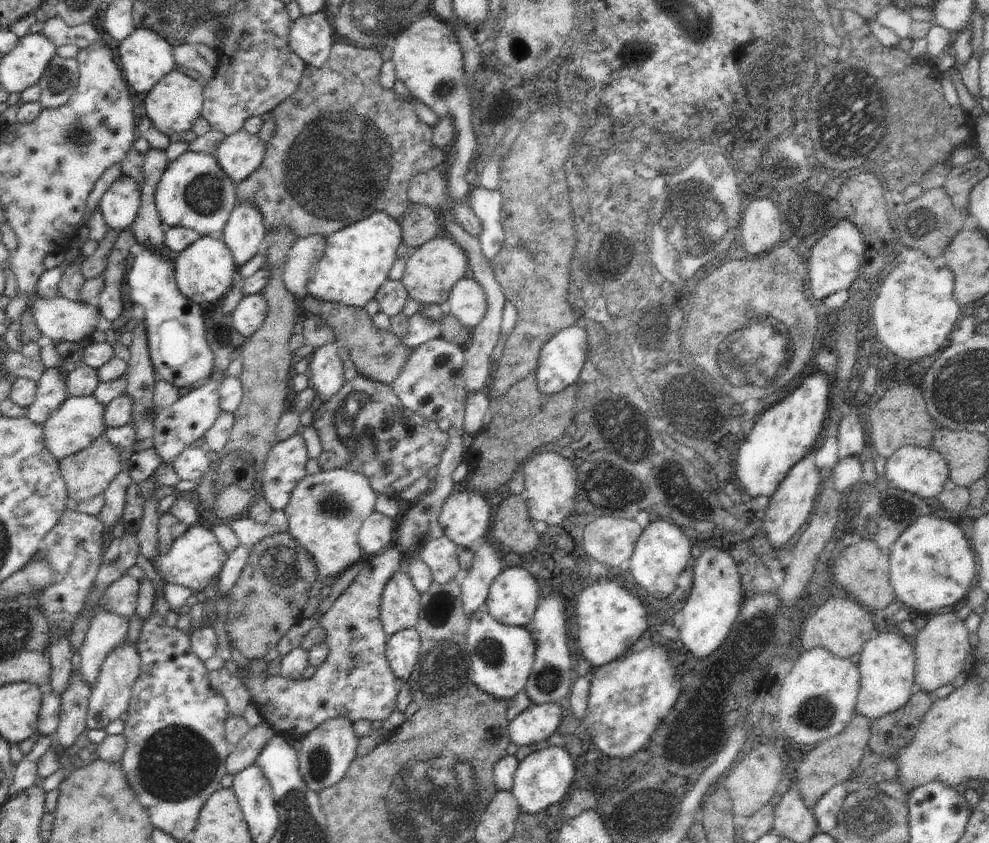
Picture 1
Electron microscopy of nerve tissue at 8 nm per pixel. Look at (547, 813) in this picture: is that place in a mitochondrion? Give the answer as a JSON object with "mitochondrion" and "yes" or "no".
{"mitochondrion":"no"}

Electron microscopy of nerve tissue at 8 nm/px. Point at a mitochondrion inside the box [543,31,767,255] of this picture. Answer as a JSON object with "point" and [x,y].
{"point":[632,57]}

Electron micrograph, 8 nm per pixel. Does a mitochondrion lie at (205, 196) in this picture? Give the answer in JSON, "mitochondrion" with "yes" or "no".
{"mitochondrion":"yes"}

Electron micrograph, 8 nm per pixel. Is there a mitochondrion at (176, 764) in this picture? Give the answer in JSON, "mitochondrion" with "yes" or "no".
{"mitochondrion":"yes"}

